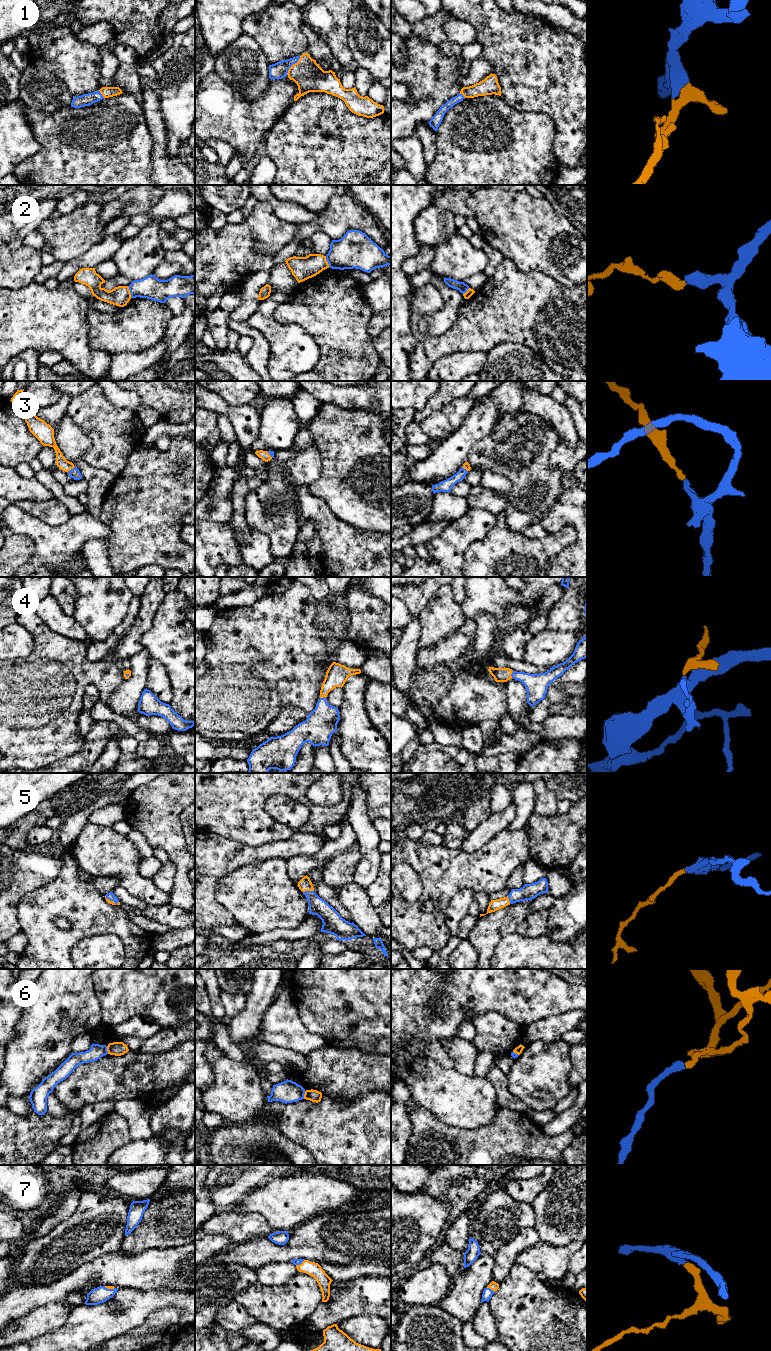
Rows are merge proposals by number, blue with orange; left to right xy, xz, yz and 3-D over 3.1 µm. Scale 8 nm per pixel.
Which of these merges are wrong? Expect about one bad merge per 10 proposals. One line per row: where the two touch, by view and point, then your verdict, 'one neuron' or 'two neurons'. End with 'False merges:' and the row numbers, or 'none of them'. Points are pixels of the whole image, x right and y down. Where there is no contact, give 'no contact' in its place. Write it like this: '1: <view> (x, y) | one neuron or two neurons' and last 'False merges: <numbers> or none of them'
1: xz (293, 63) | one neuron
2: xy (130, 292) | two neurons
3: xy (71, 469) | one neuron
4: yz (511, 674) | one neuron
5: xz (308, 891) | one neuron
6: xy (106, 1050) | two neurons
7: xz (300, 1263) | one neuron
False merges: 2, 6

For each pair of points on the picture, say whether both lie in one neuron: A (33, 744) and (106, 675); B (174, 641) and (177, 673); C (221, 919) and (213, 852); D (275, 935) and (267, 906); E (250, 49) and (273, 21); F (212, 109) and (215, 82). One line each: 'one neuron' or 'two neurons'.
A: one neuron
B: one neuron
C: one neuron
D: two neurons
E: two neurons
F: one neuron

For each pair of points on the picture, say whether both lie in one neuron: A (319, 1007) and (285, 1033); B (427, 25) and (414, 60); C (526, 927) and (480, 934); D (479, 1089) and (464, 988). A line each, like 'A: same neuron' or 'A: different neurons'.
A: different neurons
B: different neurons
C: same neuron
D: same neuron

